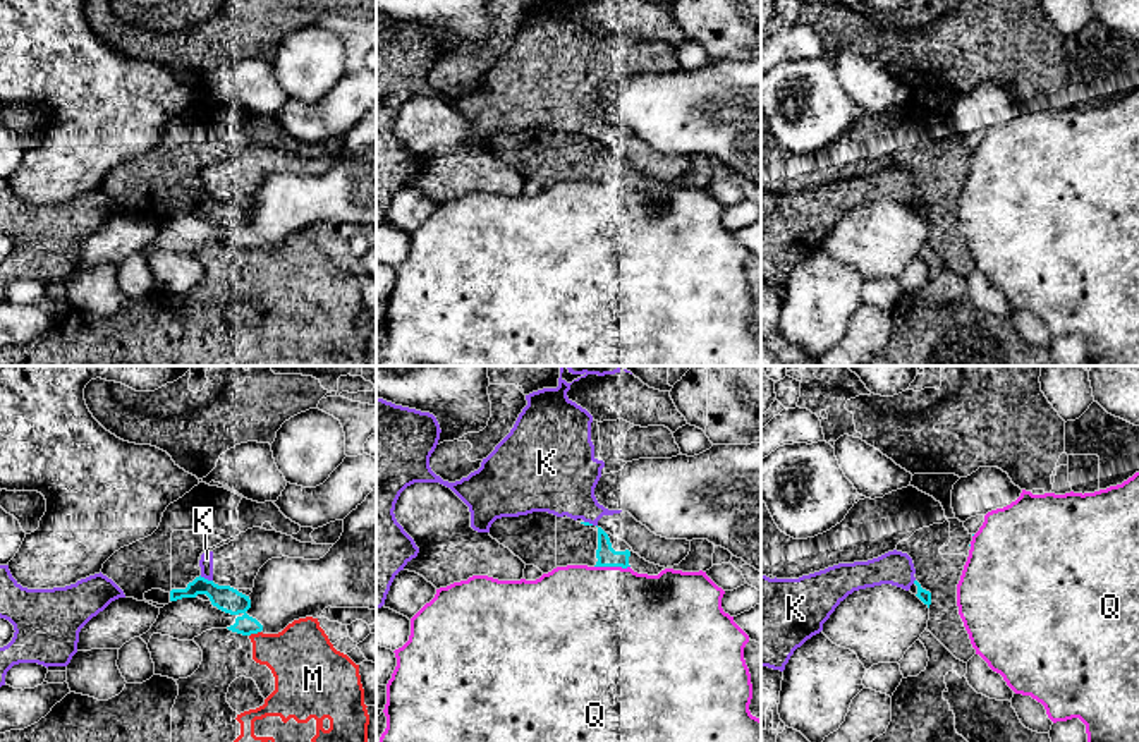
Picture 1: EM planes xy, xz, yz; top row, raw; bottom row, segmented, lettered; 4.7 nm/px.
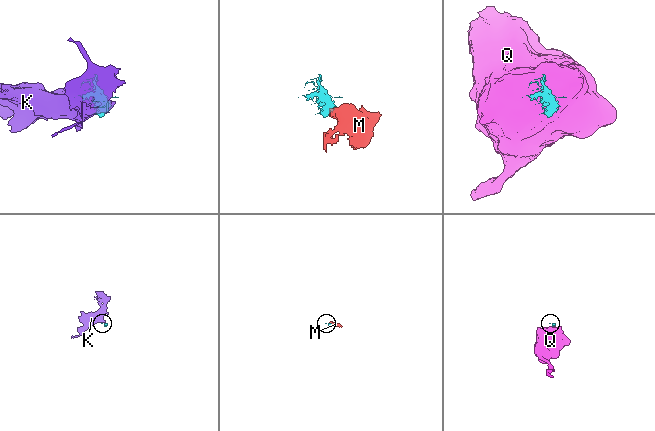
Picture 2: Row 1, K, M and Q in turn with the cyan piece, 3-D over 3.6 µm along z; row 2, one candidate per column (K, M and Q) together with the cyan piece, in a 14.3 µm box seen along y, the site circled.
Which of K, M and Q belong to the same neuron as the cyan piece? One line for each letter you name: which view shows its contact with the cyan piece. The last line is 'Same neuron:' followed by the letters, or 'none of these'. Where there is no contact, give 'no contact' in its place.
Same neuron: none of these

